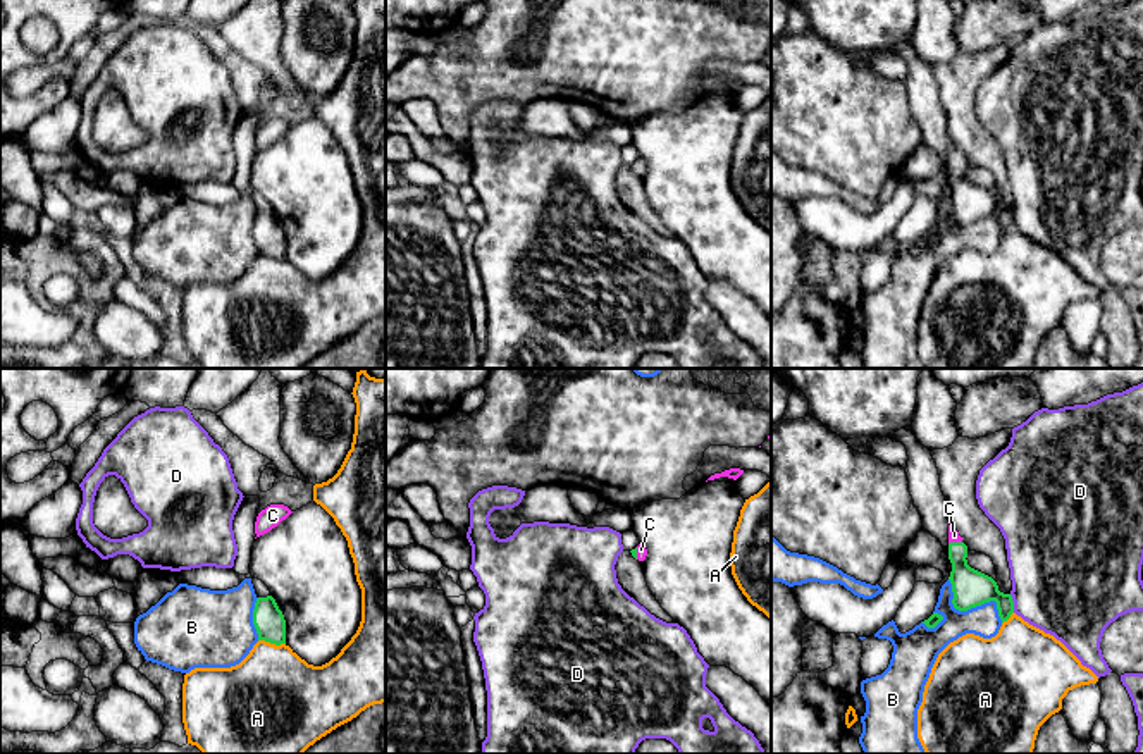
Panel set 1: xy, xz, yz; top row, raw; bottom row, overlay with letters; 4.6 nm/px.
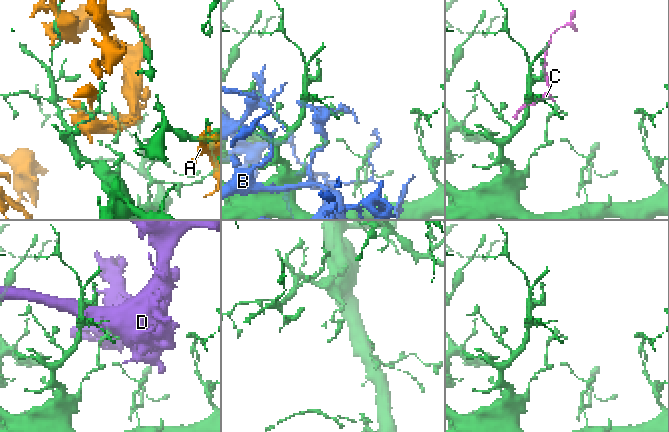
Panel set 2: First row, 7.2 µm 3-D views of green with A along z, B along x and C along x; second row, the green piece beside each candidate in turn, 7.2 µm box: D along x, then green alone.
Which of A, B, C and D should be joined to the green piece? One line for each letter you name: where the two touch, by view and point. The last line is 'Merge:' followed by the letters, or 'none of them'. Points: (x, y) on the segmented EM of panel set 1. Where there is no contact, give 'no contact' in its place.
C: contact yz (954, 543)
Merge: C

